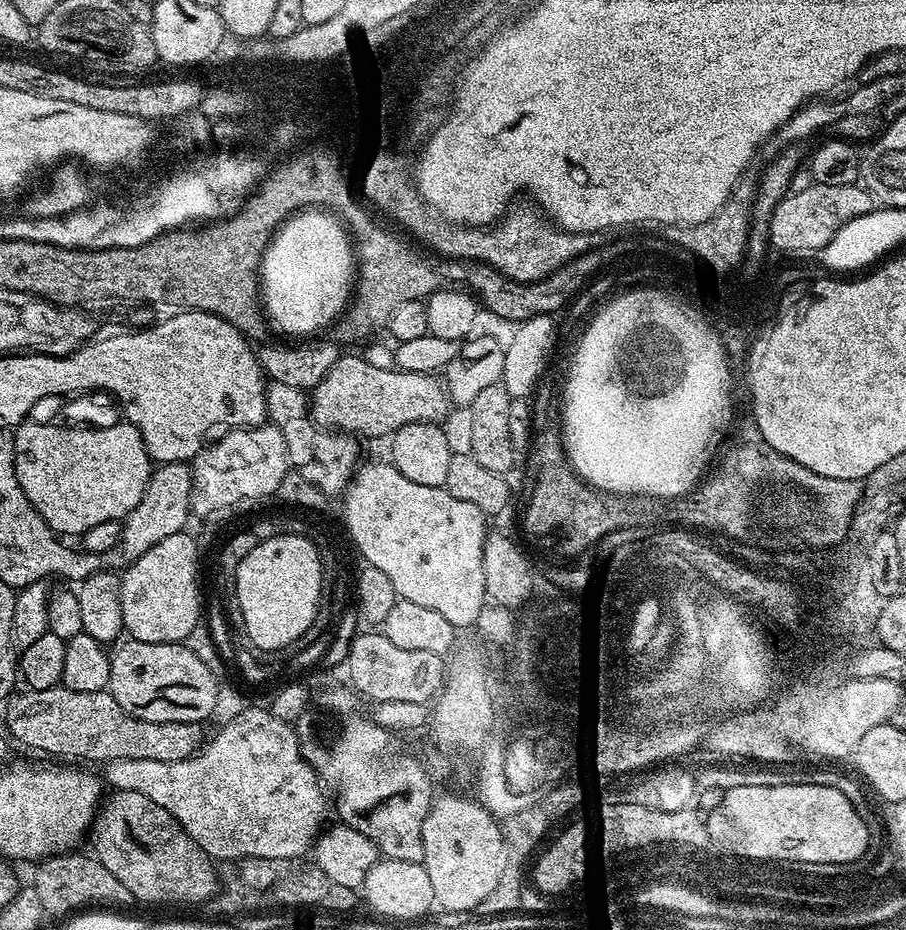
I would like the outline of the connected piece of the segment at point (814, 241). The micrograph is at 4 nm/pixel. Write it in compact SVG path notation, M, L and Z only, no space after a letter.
M859 183L812 184L809 188L792 190L772 212L772 219L766 224L767 239L771 247L780 252L811 252L824 249L846 223L860 215L866 215L874 208L871 193Z

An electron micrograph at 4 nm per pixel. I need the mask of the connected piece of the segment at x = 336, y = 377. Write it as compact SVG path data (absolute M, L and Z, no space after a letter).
M341 355L330 366L326 378L310 392L310 416L318 425L341 430L357 437L391 437L402 426L419 420L443 421L450 409L445 385L427 372L401 372L395 367L379 369L364 360L363 355Z

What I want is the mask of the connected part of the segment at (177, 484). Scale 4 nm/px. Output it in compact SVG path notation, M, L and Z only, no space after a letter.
M187 463L162 464L153 471L148 479L146 490L142 494L142 502L130 510L120 525L120 535L111 548L105 548L99 553L96 564L92 564L95 572L101 570L123 570L129 568L150 546L158 546L162 538L170 538L170 534L185 531L188 518L190 519L192 490L192 474Z

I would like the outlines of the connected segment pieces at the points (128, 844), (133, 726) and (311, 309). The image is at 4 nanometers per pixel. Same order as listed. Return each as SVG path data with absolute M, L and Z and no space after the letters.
M138 791L111 793L97 811L91 838L93 853L106 870L142 902L178 902L203 905L212 900L219 885L214 862L172 816Z
M57 686L50 690L24 690L24 693L13 695L7 701L8 732L7 735L32 748L41 748L44 752L60 756L82 756L86 760L121 760L122 758L154 758L154 762L178 762L187 756L194 756L201 751L200 724L190 722L146 722L142 718L134 718L118 706L112 693L105 690L85 694L82 690L70 690Z
M320 212L286 218L266 247L259 270L260 296L267 317L286 334L327 329L351 299L348 276L354 263L353 239L338 218Z

